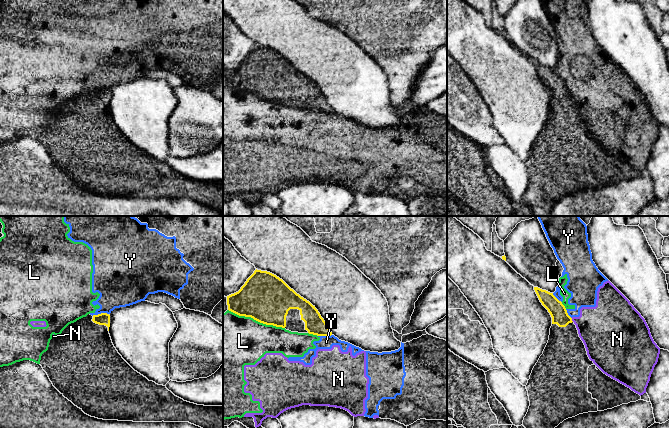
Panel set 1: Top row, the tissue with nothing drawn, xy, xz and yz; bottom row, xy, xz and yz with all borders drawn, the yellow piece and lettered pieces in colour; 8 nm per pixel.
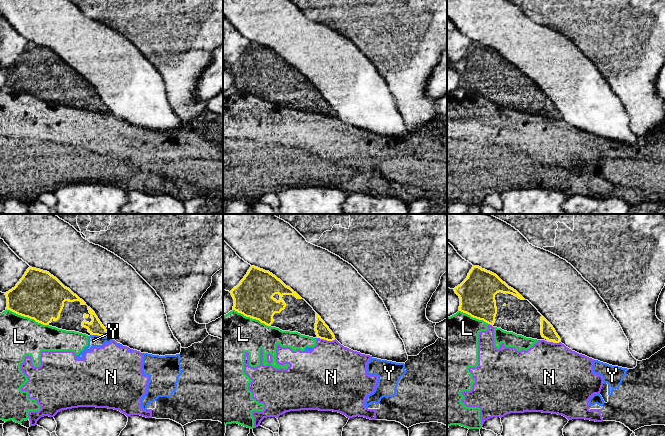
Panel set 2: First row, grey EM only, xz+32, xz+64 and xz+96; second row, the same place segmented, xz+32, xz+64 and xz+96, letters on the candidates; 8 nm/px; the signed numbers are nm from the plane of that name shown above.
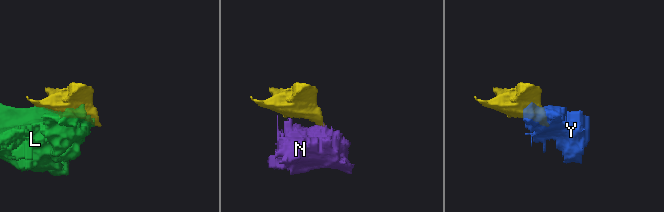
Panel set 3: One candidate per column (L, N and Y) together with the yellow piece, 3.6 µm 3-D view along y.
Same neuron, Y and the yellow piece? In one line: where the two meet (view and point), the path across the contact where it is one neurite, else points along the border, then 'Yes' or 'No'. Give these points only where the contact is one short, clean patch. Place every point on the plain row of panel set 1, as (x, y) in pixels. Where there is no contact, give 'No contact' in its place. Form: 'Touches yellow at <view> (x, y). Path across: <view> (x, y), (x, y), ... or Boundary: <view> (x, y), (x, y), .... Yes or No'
Touches yellow at xy (101, 89). Boundary: xy (108, 89), (92, 91). No

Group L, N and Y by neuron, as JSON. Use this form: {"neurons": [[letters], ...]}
{"neurons": [["L", "N", "Y"]]}

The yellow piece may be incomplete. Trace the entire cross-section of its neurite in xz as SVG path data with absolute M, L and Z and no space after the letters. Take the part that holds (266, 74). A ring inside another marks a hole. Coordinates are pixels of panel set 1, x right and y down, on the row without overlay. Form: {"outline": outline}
{"outline": "M255 46L241 65L227 72L228 86L291 108L331 112L318 86L276 51Z"}

